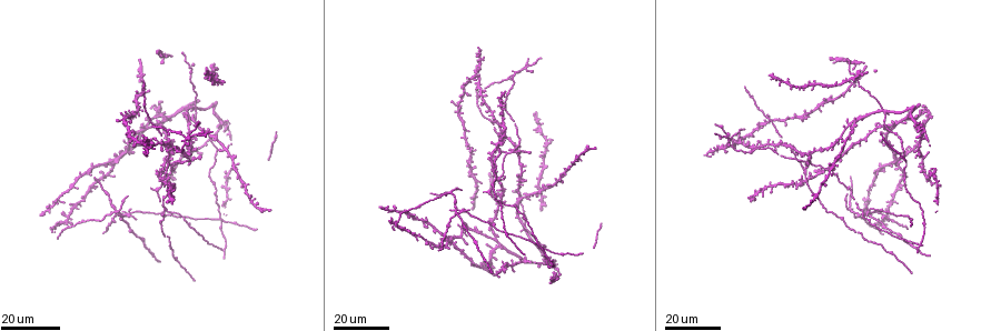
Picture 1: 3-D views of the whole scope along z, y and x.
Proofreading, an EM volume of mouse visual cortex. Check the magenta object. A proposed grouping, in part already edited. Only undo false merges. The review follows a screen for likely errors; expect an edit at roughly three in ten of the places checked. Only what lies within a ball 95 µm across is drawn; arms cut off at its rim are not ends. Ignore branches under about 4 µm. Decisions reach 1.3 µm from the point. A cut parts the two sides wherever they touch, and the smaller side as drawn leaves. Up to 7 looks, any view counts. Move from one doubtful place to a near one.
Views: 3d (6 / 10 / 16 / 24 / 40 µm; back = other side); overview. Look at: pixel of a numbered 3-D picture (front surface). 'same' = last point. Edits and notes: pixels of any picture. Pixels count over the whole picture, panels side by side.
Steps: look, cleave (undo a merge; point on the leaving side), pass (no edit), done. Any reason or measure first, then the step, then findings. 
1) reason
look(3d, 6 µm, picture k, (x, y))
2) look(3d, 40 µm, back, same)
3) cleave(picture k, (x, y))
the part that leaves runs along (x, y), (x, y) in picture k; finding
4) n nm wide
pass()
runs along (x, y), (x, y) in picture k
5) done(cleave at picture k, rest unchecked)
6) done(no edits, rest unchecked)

arms part here
look(3d, 24 µm, picture 1, (792, 151))

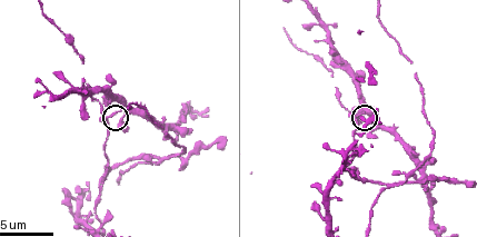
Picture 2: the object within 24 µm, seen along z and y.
look(3d, 10 µm, picture 2, (355, 113))

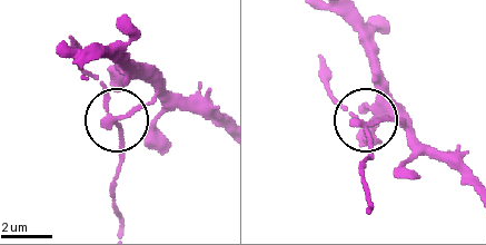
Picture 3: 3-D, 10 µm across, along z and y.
200 nm wide
pass()
runs along (370, 211), (364, 162), (370, 147), (361, 124), (335, 98) in picture 3; one neuron here

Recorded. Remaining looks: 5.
look(3d, 10 µm, picture 2, (95, 200))

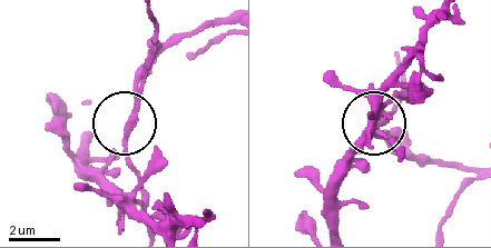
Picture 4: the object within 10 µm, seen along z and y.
200 nm wide
cleave(picture 4, (133, 91))
two neurons meet here

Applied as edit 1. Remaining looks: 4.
redraw
look(overview)

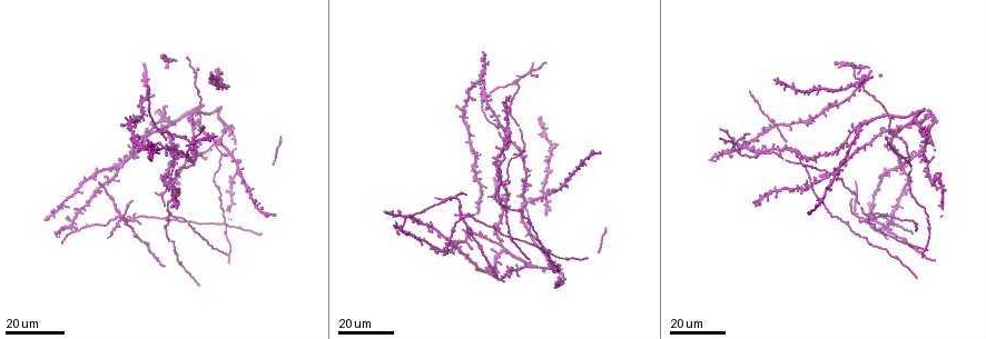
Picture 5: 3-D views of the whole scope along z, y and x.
look(3d, 24 µm, picture 5, (118, 167))

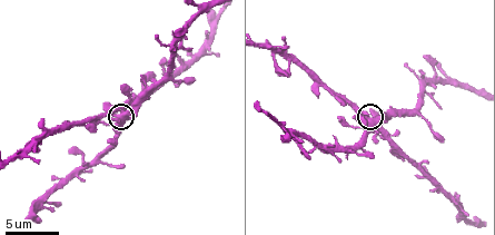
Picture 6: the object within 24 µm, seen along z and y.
look(3d, 6 µm, same)

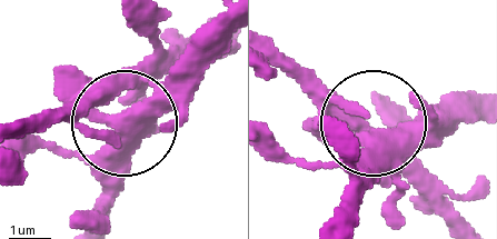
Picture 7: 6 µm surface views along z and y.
410 nm wide
pass()
runs along (221, 32), (126, 115), (62, 107), (23, 118) in picture 7; all the same neuron

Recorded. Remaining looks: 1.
done(cleave at picture 4, rest unchecked)

